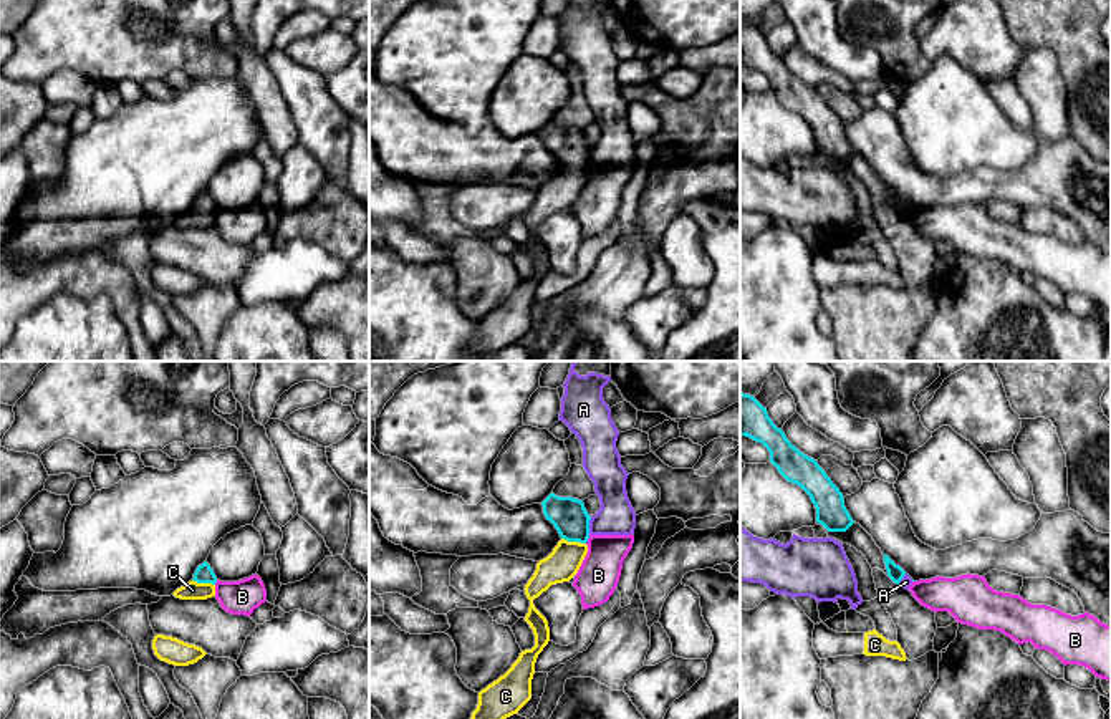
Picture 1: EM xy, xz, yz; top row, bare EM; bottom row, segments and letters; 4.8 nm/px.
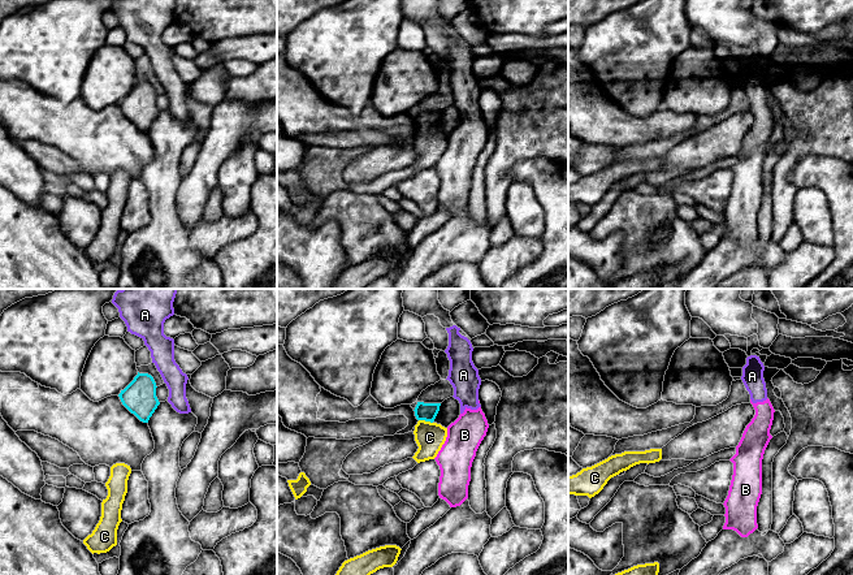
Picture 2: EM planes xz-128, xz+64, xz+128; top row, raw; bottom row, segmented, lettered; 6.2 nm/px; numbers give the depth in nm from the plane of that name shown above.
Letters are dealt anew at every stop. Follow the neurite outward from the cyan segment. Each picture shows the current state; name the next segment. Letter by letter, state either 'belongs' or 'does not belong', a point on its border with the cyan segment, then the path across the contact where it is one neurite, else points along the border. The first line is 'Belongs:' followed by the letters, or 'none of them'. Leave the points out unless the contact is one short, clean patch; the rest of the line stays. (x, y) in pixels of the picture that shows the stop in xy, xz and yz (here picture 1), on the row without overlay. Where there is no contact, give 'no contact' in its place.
Belongs: C
A: does not belong; contact xz (588, 154)
B: does not belong; contact xz (588, 166); border xz (590, 163), (585, 171)
C: belongs; contact xz (573, 169); way xz (568, 144), (573, 153), (573, 169), (572, 179), (563, 191)

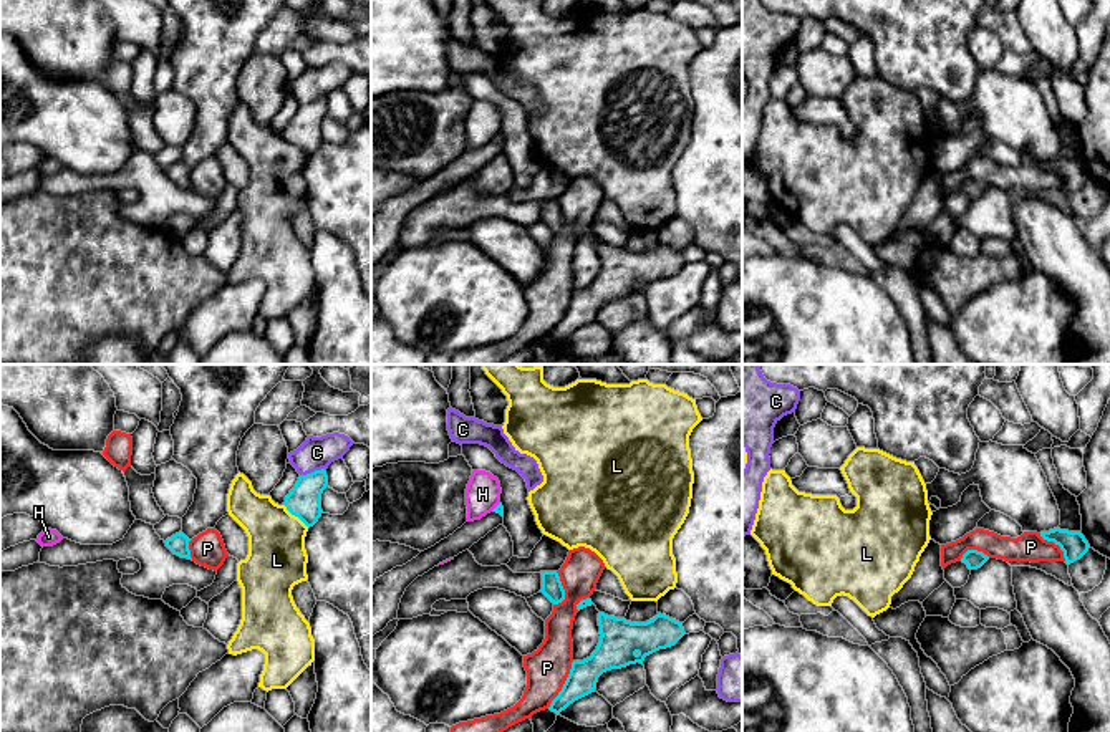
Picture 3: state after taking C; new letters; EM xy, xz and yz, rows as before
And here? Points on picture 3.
Belongs: none of them
C: does not belong; contact xy (312, 101)
H: does not belong; contact xz (496, 136); border xz (499, 131), (491, 139)
L: does not belong; contact xy (295, 144)
P: does not belong; contact xz (564, 313)

